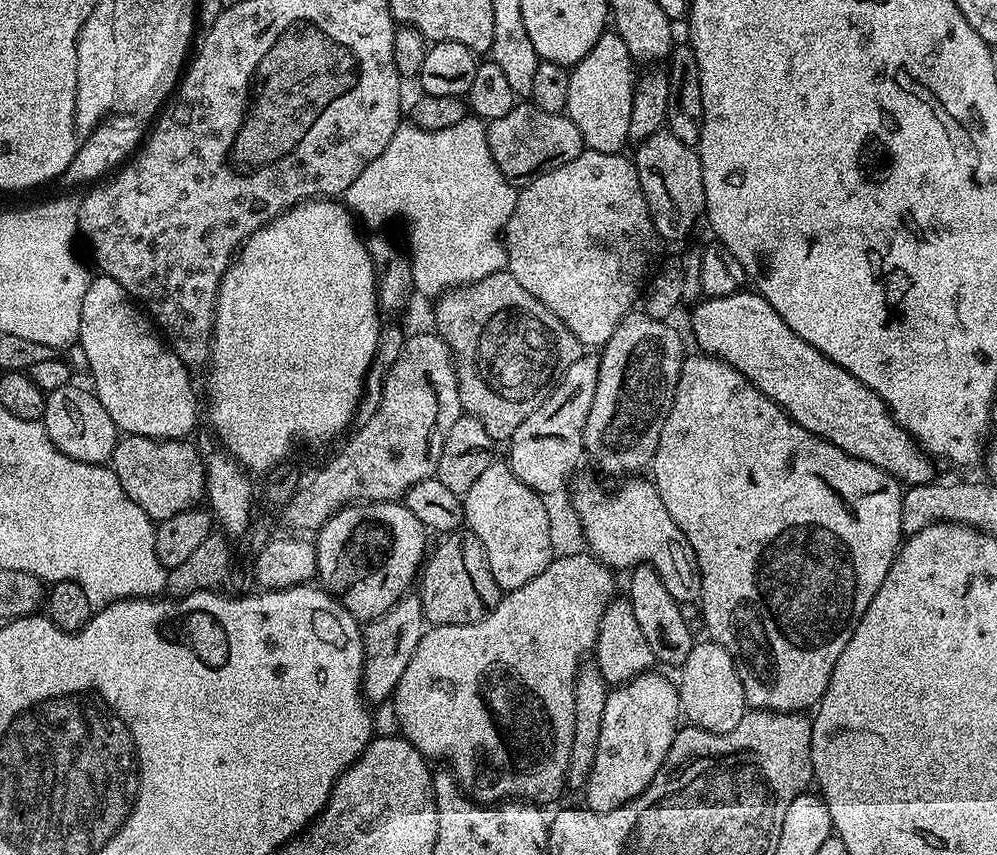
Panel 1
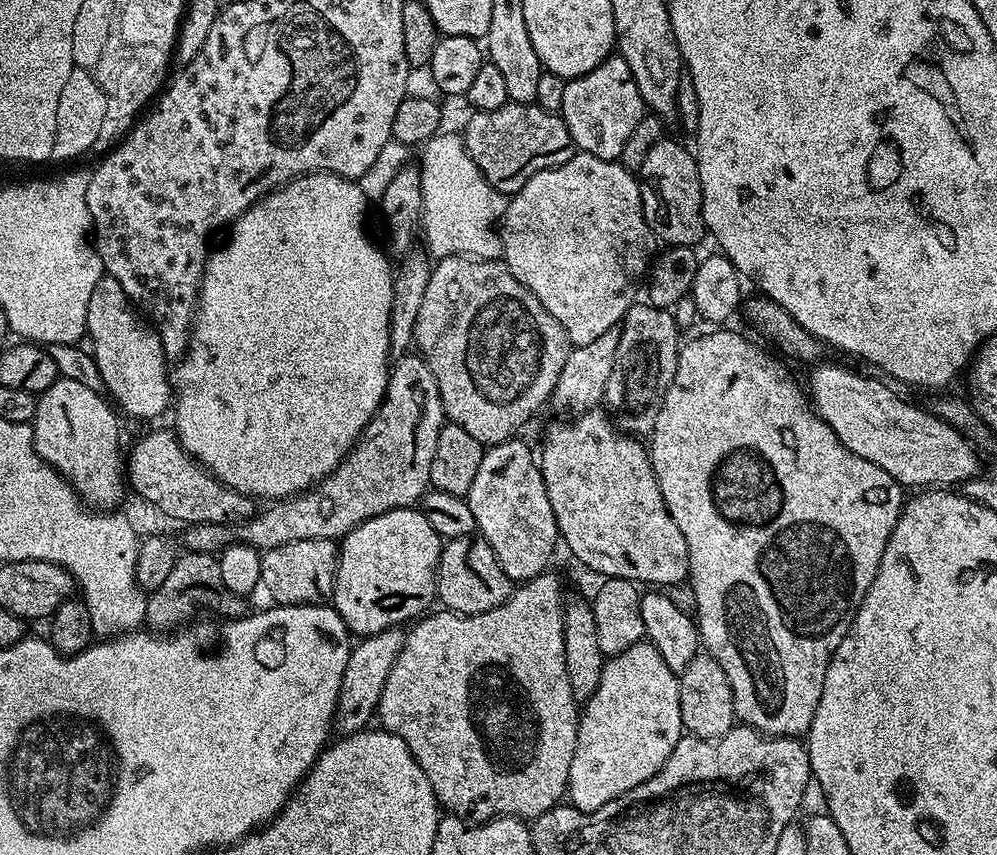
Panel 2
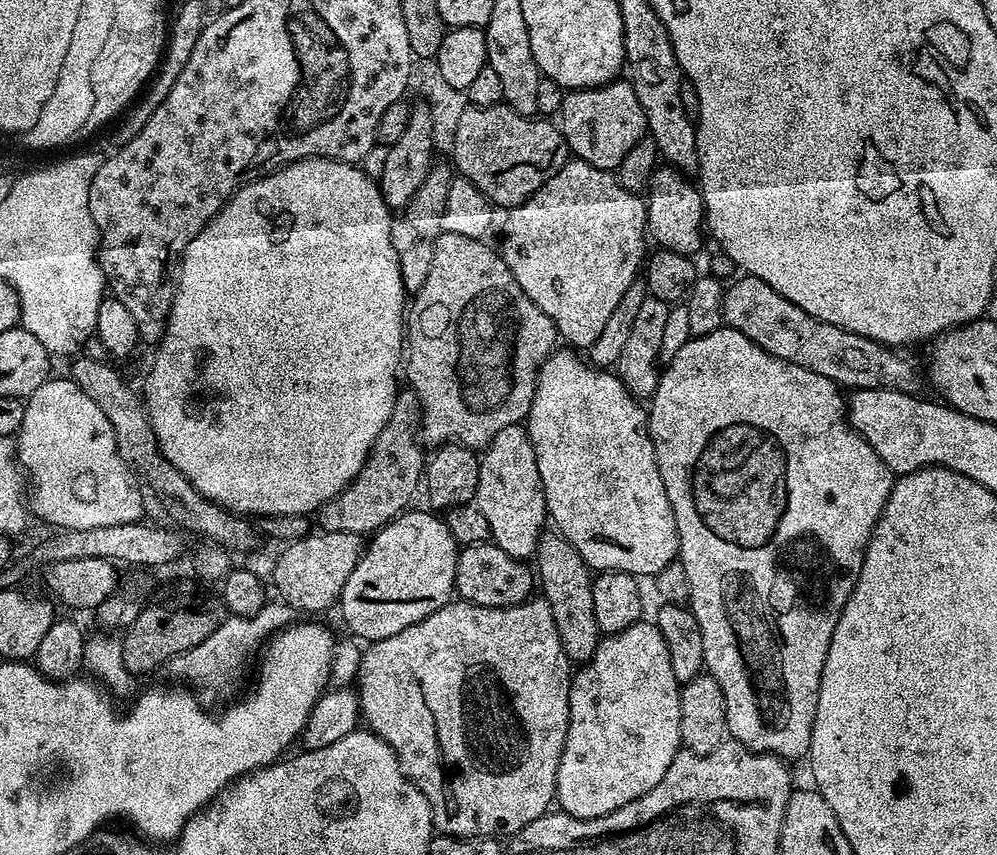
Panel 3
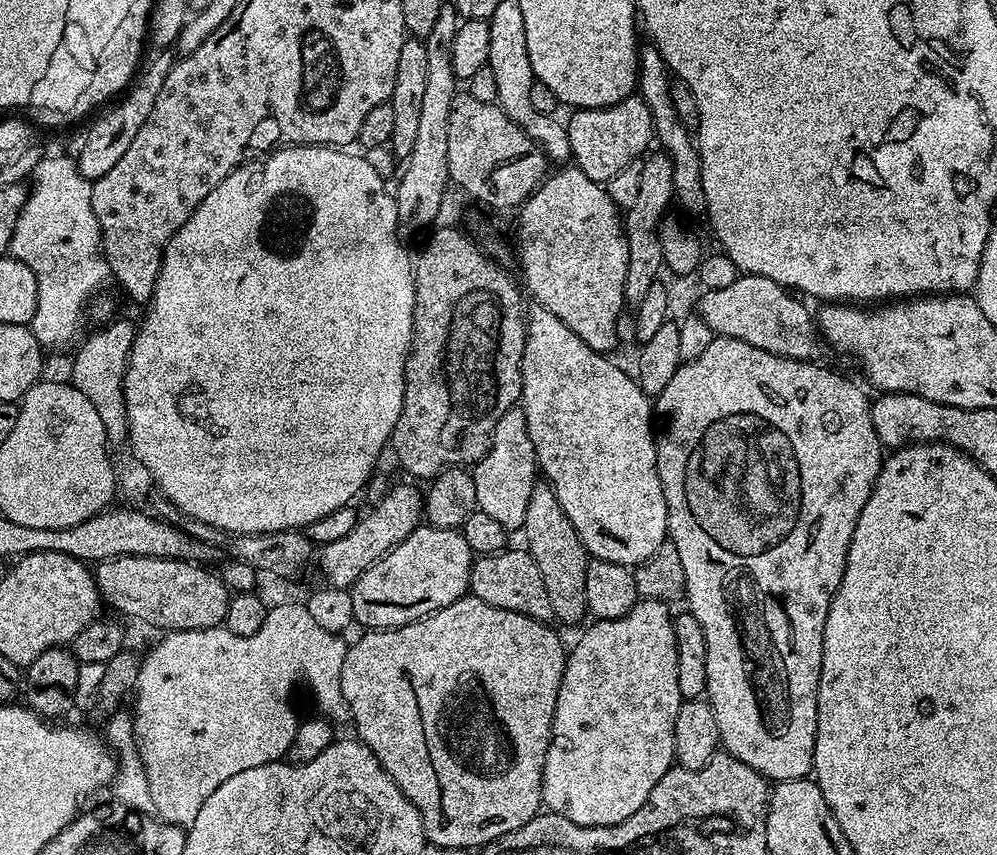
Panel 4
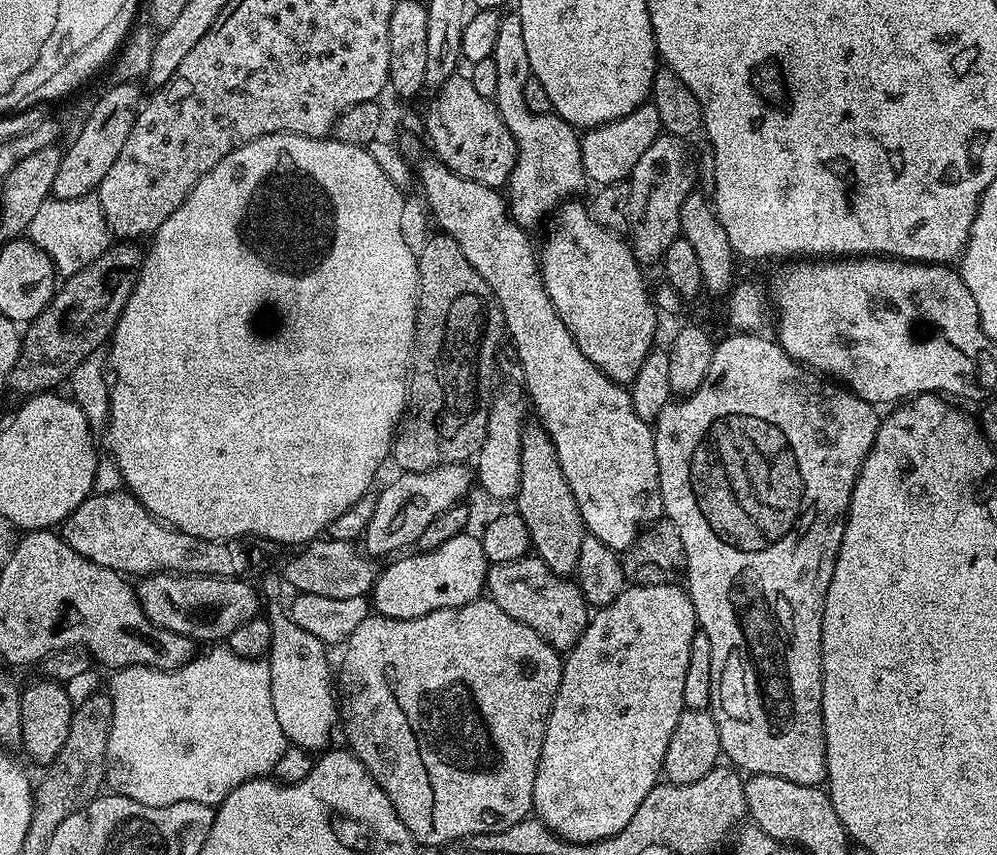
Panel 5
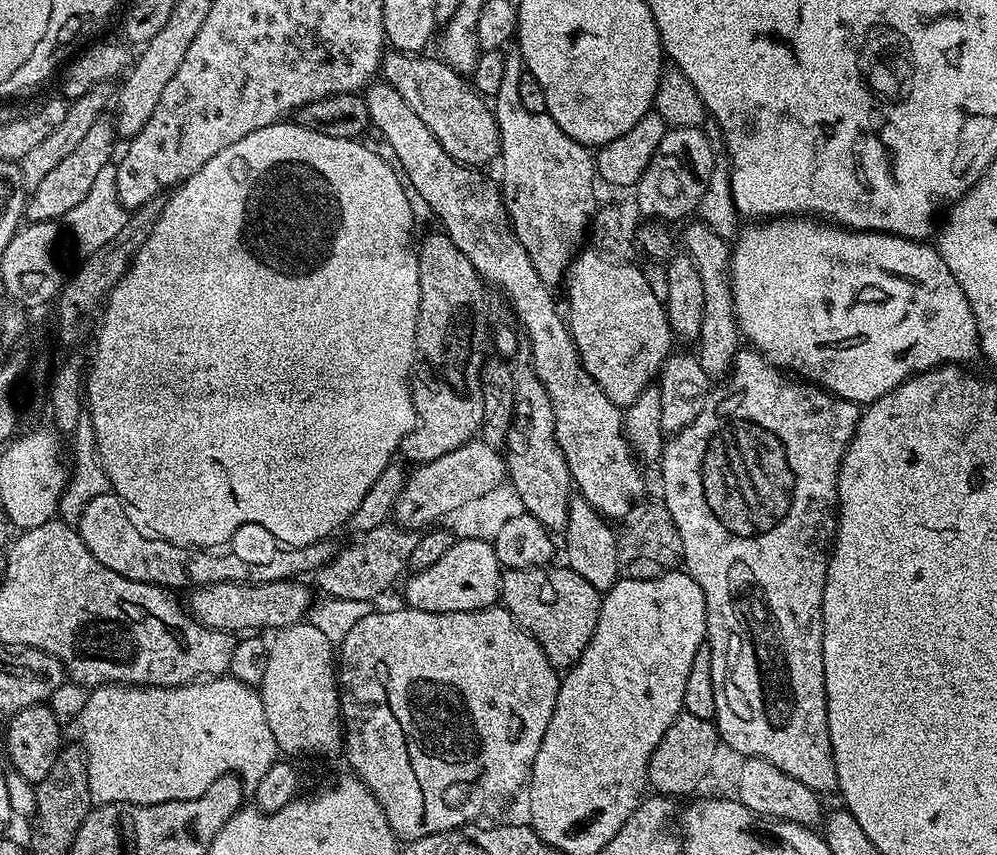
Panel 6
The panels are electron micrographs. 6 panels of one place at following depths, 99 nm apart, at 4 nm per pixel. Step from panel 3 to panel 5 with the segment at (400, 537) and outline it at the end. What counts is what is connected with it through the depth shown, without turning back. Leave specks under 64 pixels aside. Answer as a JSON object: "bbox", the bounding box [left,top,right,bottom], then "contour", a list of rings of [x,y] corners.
{"bbox":[370,531,489,620],"contour":[[[462,531],[454,538],[450,538],[450,542],[442,542],[442,546],[440,548],[435,548],[434,550],[430,550],[429,552],[421,552],[419,550],[413,551],[411,554],[401,555],[399,558],[401,560],[393,559],[391,562],[393,564],[388,564],[379,569],[378,575],[376,577],[376,584],[373,586],[370,593],[370,604],[373,609],[379,615],[385,616],[386,618],[398,618],[399,620],[409,620],[410,618],[418,618],[419,616],[425,616],[426,614],[430,614],[434,610],[442,610],[443,608],[461,608],[462,606],[466,606],[470,602],[474,602],[475,600],[481,599],[482,593],[485,591],[487,582],[488,582],[488,570],[489,563],[486,558],[486,554],[482,550],[482,542],[480,541],[479,535],[473,534],[473,536],[468,536],[469,533],[467,531]]]}

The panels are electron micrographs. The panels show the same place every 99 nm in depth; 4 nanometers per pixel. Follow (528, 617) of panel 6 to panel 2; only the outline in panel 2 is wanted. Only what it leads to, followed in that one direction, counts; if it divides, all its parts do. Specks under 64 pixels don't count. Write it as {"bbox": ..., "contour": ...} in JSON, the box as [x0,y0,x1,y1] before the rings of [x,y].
{"bbox":[436,536,514,616],"contour":[[[463,536],[447,541],[440,549],[440,567],[436,570],[436,600],[447,611],[459,612],[462,616],[482,614],[502,606],[514,591],[514,581],[498,562],[494,550],[483,538]]]}

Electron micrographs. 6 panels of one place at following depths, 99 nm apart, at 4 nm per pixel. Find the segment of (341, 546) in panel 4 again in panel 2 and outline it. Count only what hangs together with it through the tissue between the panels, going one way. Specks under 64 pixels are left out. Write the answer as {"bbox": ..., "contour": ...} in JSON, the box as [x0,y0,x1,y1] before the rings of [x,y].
{"bbox":[260,540,338,605],"contour":[[[303,540],[267,549],[260,557],[260,584],[277,605],[318,604],[332,594],[338,548],[330,540]]]}

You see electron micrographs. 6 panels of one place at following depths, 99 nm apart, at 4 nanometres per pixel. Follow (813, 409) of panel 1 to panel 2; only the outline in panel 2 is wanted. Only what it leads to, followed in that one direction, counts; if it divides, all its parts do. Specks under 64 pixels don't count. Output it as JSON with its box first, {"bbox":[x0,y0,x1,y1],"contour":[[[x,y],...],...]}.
{"bbox":[806,362,981,490],"contour":[[[820,362],[806,380],[806,392],[817,414],[826,421],[830,430],[838,434],[838,442],[846,446],[858,458],[866,458],[866,462],[874,462],[874,466],[882,466],[890,478],[894,478],[905,489],[927,490],[945,486],[960,486],[965,480],[977,479],[980,468],[981,453],[954,426],[945,420],[939,420],[927,407],[911,404],[903,400],[892,388],[883,384],[883,379],[875,380],[872,376],[863,376],[860,372],[851,372],[840,364],[824,364]]]}

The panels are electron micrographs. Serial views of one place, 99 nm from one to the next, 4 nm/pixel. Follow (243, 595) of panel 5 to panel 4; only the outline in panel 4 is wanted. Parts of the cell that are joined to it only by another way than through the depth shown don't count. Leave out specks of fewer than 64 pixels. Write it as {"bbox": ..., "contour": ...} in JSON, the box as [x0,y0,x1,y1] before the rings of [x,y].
{"bbox":[94,556,230,632],"contour":[[[115,556],[113,560],[101,560],[95,565],[94,575],[101,597],[108,600],[121,612],[121,617],[141,620],[156,628],[181,632],[182,630],[202,630],[221,627],[228,613],[230,589],[214,571],[207,572],[205,565],[190,560],[159,560],[153,556]]]}

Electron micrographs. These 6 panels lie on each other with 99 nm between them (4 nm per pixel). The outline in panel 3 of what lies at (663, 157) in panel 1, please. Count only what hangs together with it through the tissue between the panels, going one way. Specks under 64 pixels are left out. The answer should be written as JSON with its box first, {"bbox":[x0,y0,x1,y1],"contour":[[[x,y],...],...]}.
{"bbox":[646,166,706,257],"contour":[[[671,166],[657,167],[650,176],[646,187],[646,203],[648,205],[648,222],[646,232],[657,240],[659,247],[666,251],[674,251],[680,255],[695,257],[695,252],[706,240],[706,221],[704,219],[704,200],[700,197],[700,189],[692,184],[687,175],[680,169]]]}

